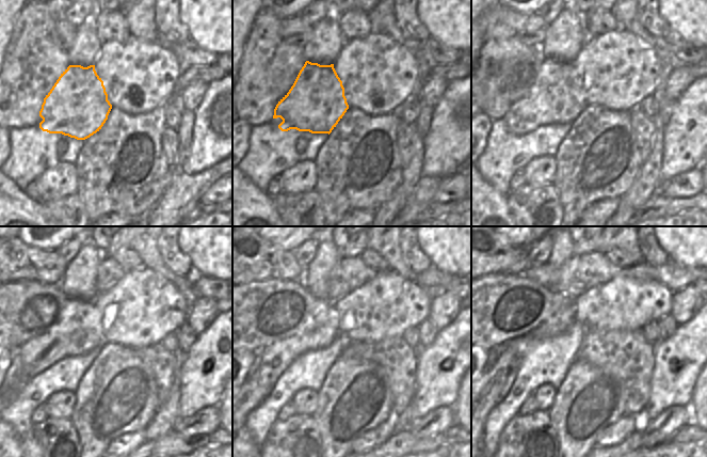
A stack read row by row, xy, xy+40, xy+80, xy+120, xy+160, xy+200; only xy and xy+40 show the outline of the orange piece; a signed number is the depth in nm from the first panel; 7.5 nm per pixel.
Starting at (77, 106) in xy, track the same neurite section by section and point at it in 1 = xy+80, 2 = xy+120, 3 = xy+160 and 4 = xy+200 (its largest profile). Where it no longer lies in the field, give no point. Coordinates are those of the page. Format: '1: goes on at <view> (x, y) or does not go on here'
1: goes on at xy+80 (557, 95)
2: goes on at xy+120 (78, 331)
3: goes on at xy+160 (317, 330)
4: goes on at xy+200 (559, 321)

